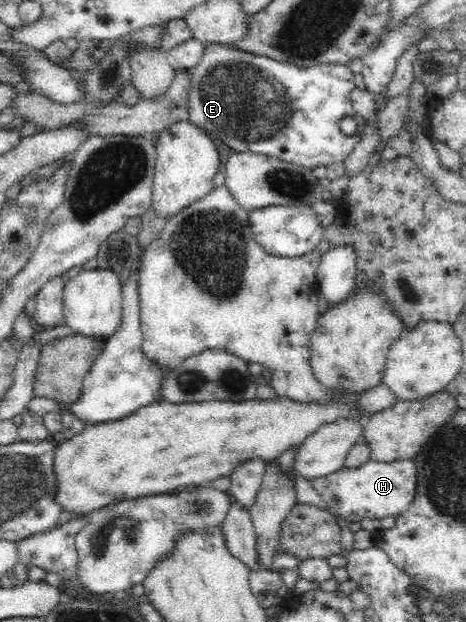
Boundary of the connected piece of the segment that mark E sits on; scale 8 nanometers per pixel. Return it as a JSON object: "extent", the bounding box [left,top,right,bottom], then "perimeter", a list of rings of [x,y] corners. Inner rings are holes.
{"extent":[188,43,367,169],"perimeter":[[[211,43],[205,45],[204,49],[203,60],[189,70],[191,90],[188,119],[212,139],[219,138],[237,152],[266,154],[308,169],[316,166],[326,168],[335,162],[347,160],[361,141],[367,121],[352,106],[351,92],[356,88],[356,74],[347,65],[325,63],[302,68],[233,49],[229,45]],[[345,117],[357,123],[357,131],[351,136],[345,135],[340,128],[341,120]]]}

